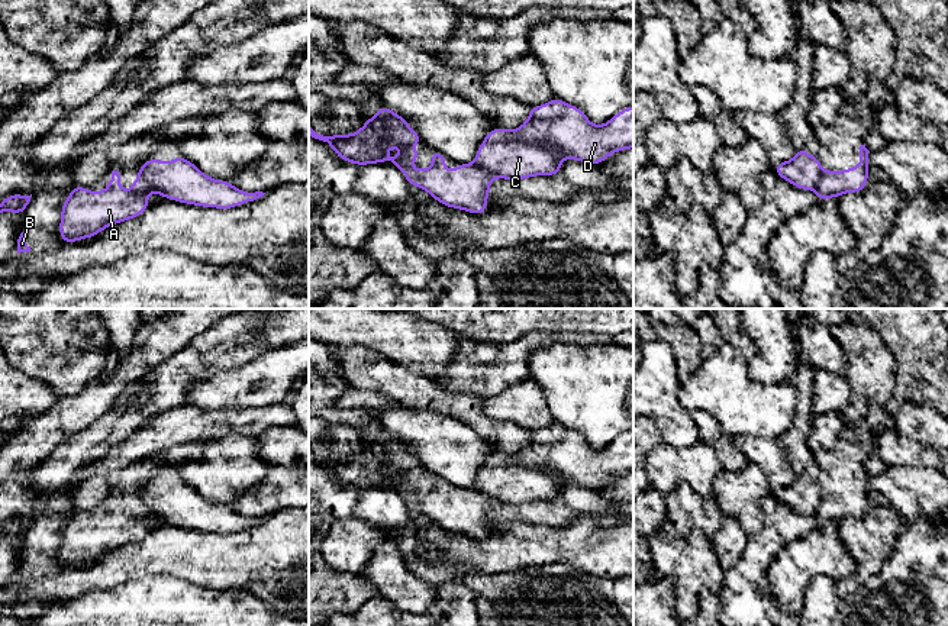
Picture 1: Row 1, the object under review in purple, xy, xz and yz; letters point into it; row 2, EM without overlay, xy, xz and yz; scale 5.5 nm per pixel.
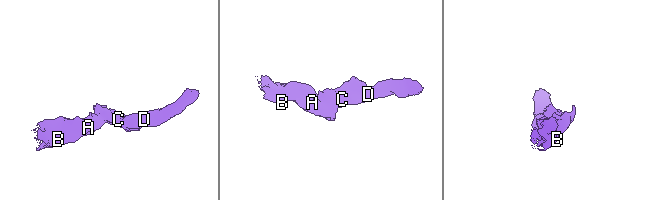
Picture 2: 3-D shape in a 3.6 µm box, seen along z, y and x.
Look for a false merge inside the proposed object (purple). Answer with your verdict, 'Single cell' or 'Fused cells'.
Fused cells

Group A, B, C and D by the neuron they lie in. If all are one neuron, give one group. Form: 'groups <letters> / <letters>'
groups A B / C D

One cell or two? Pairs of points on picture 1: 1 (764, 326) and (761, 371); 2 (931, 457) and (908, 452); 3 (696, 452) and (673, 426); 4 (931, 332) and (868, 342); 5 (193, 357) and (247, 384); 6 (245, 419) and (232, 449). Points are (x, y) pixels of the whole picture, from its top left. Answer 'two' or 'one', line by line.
1: one
2: one
3: two
4: two
5: two
6: two

